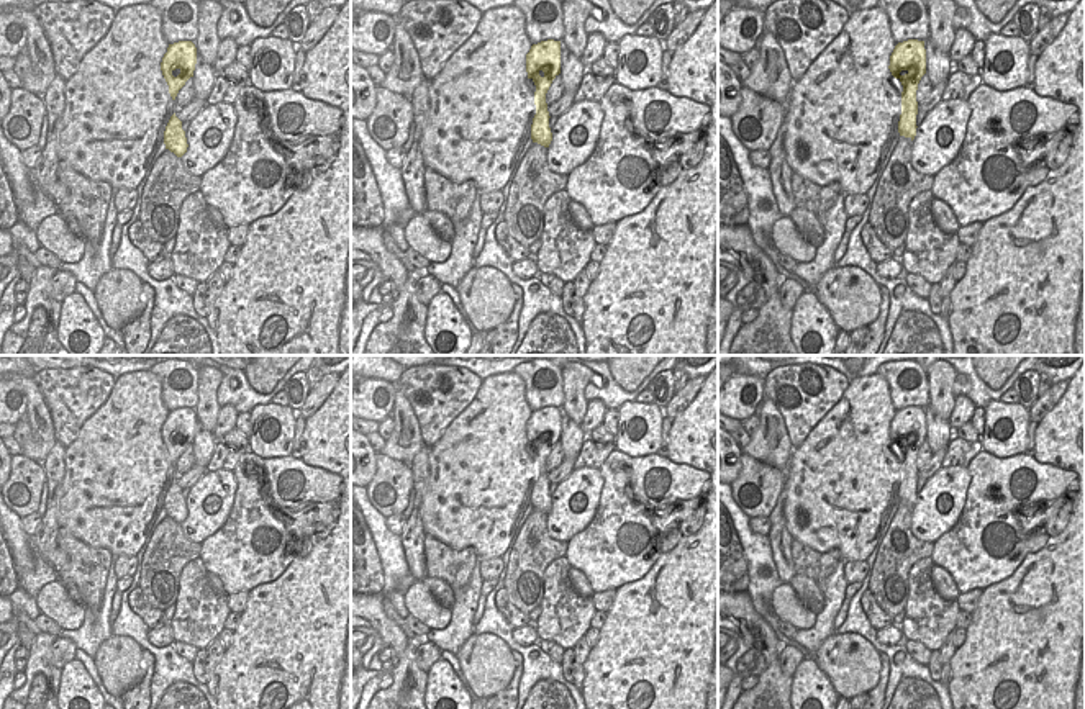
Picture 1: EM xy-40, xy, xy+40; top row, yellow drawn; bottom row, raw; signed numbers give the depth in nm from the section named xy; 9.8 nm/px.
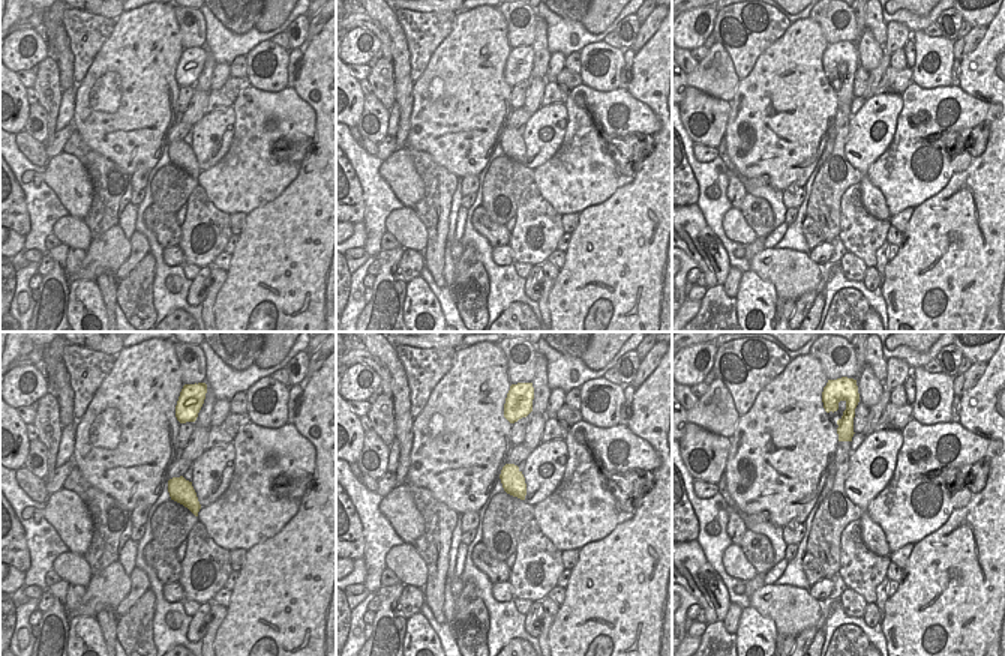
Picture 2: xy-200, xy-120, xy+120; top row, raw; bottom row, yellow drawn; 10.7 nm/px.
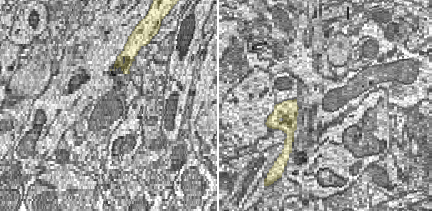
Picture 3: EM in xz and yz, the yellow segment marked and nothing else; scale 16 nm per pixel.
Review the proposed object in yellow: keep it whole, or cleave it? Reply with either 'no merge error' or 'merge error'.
no merge error

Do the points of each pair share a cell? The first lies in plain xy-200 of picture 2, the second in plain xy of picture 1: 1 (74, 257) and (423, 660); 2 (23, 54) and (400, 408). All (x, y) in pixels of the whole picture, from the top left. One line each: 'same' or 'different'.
1: same
2: different

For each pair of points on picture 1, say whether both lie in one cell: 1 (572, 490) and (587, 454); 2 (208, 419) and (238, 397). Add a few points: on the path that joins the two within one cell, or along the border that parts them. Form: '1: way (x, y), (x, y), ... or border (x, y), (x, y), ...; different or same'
1: border (599, 467), (577, 467), (574, 470); different
2: border (222, 372), (222, 382), (217, 390), (218, 406); different

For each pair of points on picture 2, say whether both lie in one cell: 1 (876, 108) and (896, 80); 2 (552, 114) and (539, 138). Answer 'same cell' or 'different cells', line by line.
1: different cells
2: same cell

